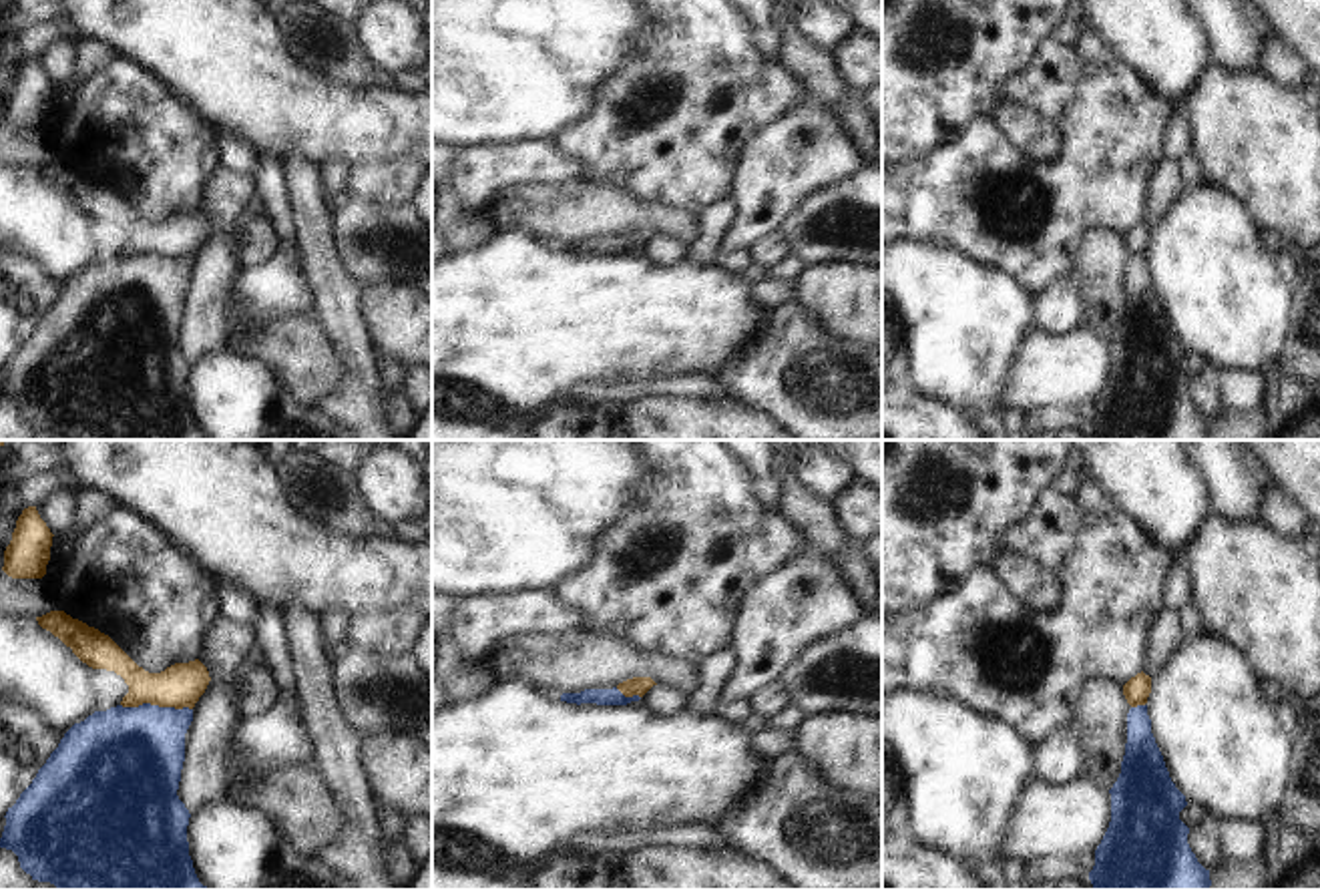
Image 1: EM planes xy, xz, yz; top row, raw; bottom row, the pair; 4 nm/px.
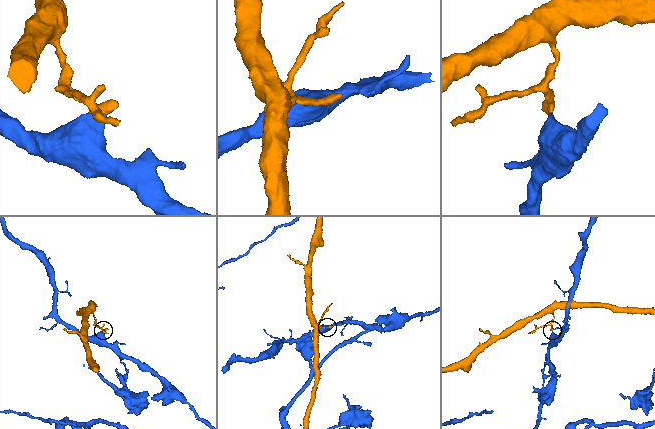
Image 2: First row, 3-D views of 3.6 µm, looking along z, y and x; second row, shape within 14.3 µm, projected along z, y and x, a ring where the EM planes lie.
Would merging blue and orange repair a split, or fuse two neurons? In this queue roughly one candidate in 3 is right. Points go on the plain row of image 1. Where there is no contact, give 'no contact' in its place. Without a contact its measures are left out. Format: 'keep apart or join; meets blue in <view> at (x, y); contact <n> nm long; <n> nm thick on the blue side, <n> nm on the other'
keep apart; meets blue in xy at (157, 256); contact 280 nm long; 440 nm thick on the blue side, 180 nm on the other

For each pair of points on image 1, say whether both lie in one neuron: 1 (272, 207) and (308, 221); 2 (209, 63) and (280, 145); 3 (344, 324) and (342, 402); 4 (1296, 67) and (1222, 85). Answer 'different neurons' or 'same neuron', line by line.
1: different neurons
2: same neuron
3: same neuron
4: different neurons

